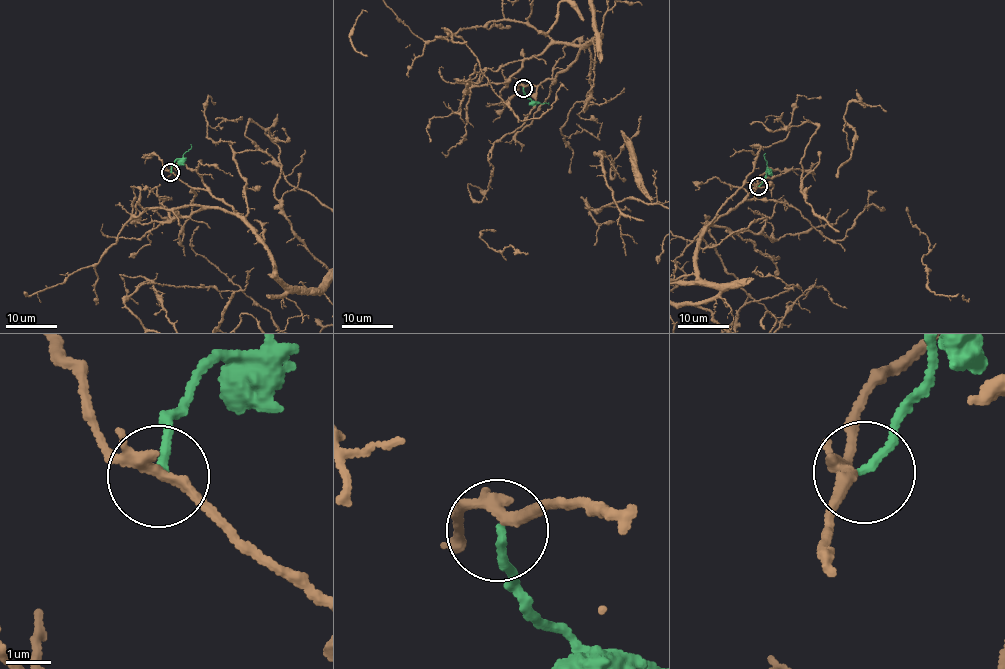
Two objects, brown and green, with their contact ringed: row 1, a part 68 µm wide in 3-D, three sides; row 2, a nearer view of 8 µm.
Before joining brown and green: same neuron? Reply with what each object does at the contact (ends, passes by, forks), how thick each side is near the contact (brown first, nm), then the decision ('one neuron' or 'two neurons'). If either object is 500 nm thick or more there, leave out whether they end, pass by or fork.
brown forks | green ends | 200/170 nm | two neurons

